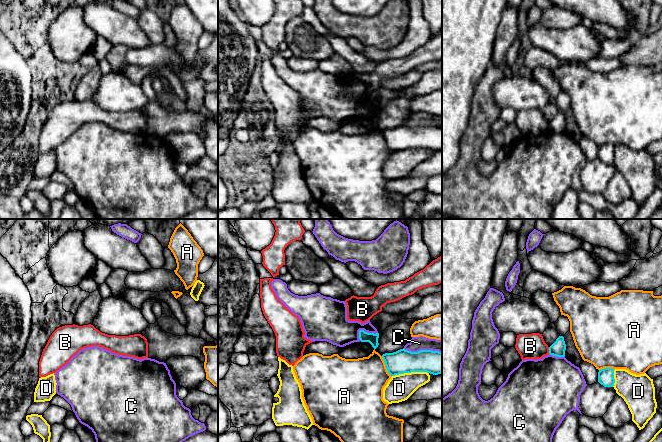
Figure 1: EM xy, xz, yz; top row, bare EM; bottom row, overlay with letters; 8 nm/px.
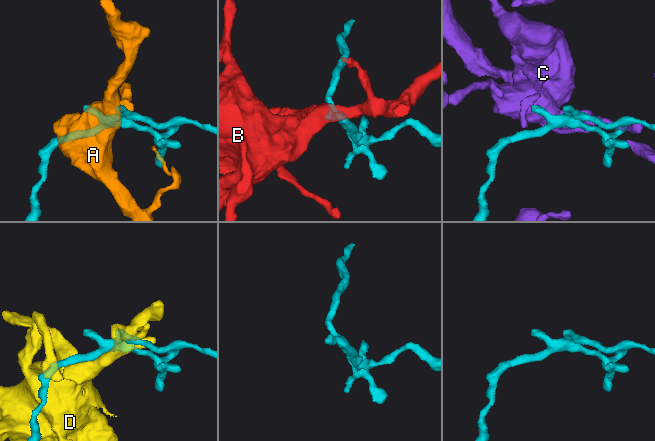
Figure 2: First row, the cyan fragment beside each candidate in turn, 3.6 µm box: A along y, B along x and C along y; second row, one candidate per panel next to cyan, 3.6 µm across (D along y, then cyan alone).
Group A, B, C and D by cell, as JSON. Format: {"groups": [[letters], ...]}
{"groups": [["A"], ["B"], ["C"], ["D"]]}

